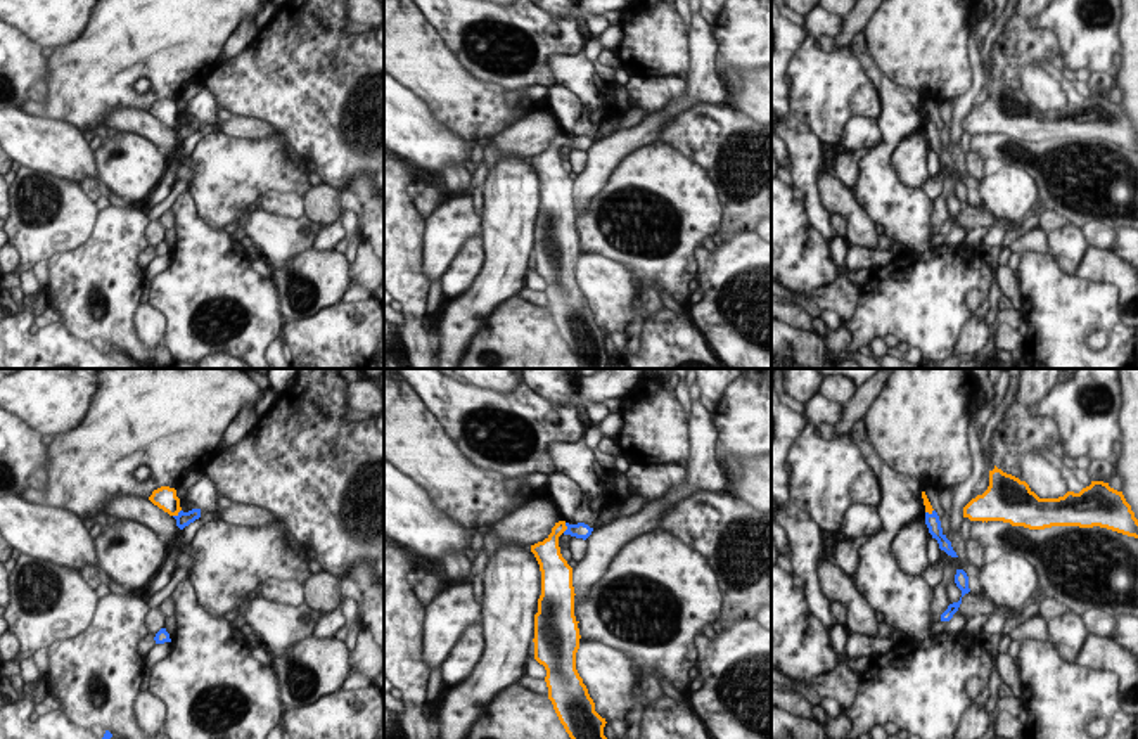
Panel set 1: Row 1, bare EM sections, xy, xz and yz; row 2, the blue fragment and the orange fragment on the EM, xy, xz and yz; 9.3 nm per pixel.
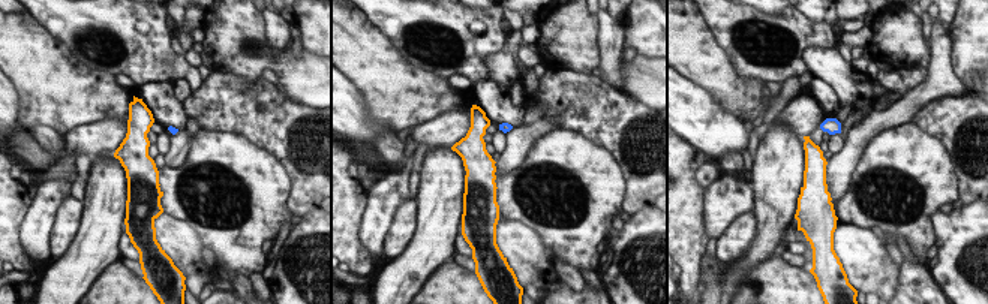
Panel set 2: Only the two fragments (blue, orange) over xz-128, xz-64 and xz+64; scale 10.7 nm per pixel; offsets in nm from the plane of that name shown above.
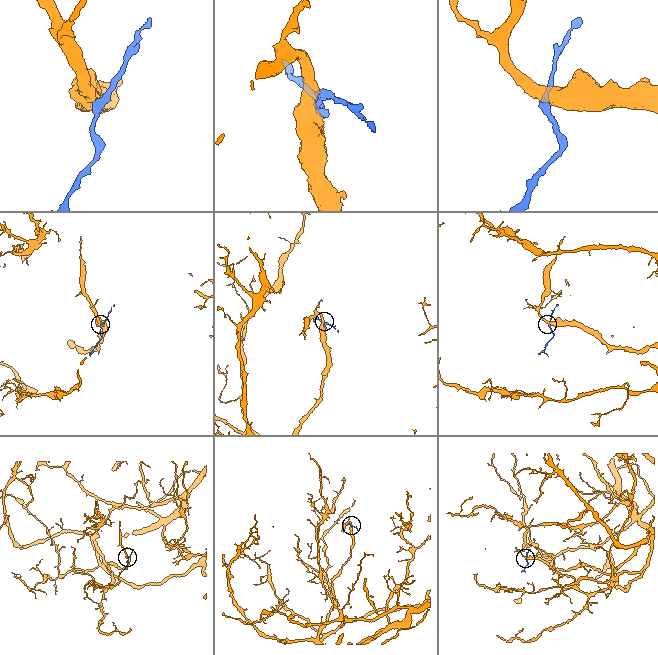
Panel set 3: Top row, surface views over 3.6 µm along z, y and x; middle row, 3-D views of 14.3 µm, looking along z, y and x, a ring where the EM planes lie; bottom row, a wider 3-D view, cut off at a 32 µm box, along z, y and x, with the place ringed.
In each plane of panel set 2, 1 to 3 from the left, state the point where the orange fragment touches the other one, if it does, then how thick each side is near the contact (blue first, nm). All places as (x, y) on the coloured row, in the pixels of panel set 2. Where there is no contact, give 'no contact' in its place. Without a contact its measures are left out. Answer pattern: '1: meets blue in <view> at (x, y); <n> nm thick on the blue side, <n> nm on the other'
1: no contact
2: no contact
3: no contact

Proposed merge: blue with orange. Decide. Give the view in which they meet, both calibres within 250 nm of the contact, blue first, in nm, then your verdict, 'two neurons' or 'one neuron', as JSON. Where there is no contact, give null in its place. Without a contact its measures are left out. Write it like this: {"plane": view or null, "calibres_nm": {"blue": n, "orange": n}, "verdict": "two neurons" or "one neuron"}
{"plane": "xy", "calibres_nm": {"blue": 130, "orange": 220}, "verdict": "one neuron"}

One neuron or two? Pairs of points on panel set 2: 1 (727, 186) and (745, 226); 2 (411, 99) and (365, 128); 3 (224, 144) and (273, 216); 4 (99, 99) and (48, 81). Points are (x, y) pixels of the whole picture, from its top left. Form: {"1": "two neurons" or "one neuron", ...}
{"1": "two neurons", "2": "two neurons", "3": "one neuron", "4": "one neuron"}

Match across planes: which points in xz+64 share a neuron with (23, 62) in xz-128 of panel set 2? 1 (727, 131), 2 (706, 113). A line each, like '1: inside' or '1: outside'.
1: outside
2: outside

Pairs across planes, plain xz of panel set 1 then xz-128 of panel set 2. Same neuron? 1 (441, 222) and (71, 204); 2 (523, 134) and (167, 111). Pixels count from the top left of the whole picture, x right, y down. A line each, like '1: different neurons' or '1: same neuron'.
1: different neurons
2: different neurons

